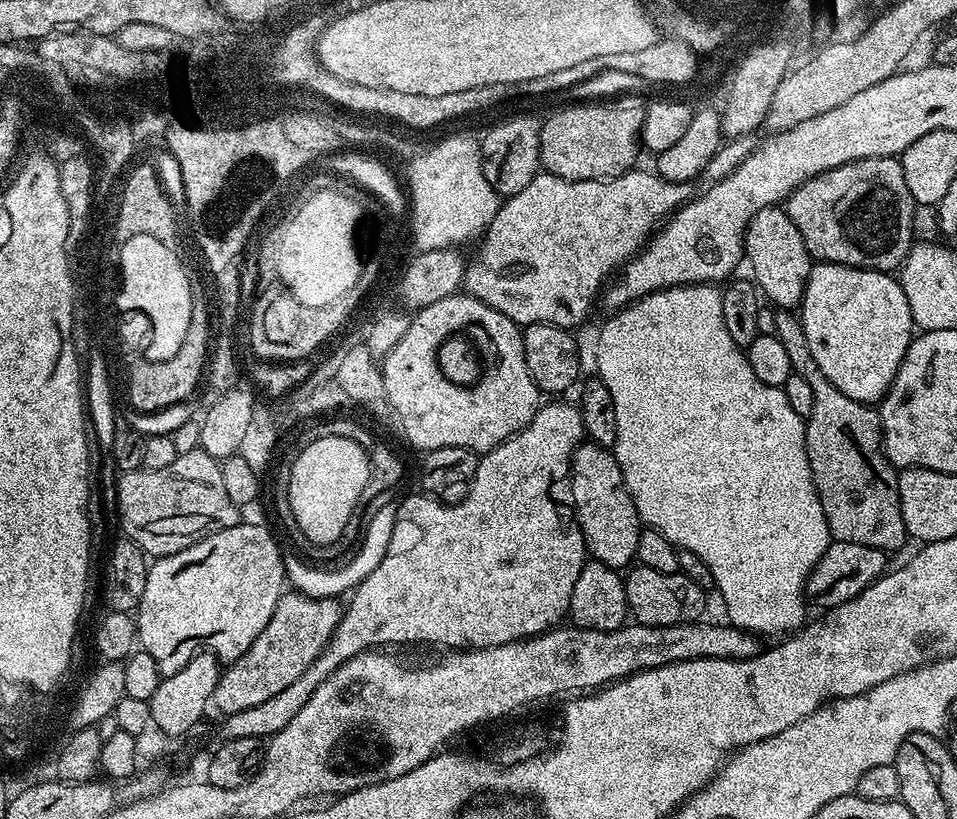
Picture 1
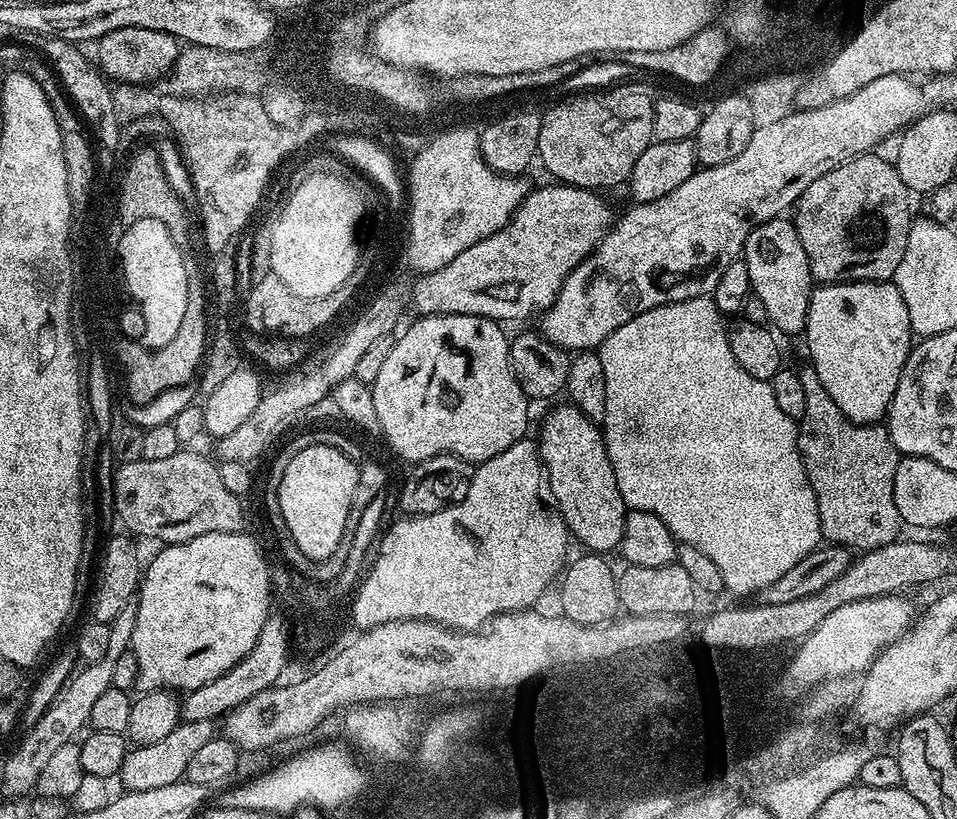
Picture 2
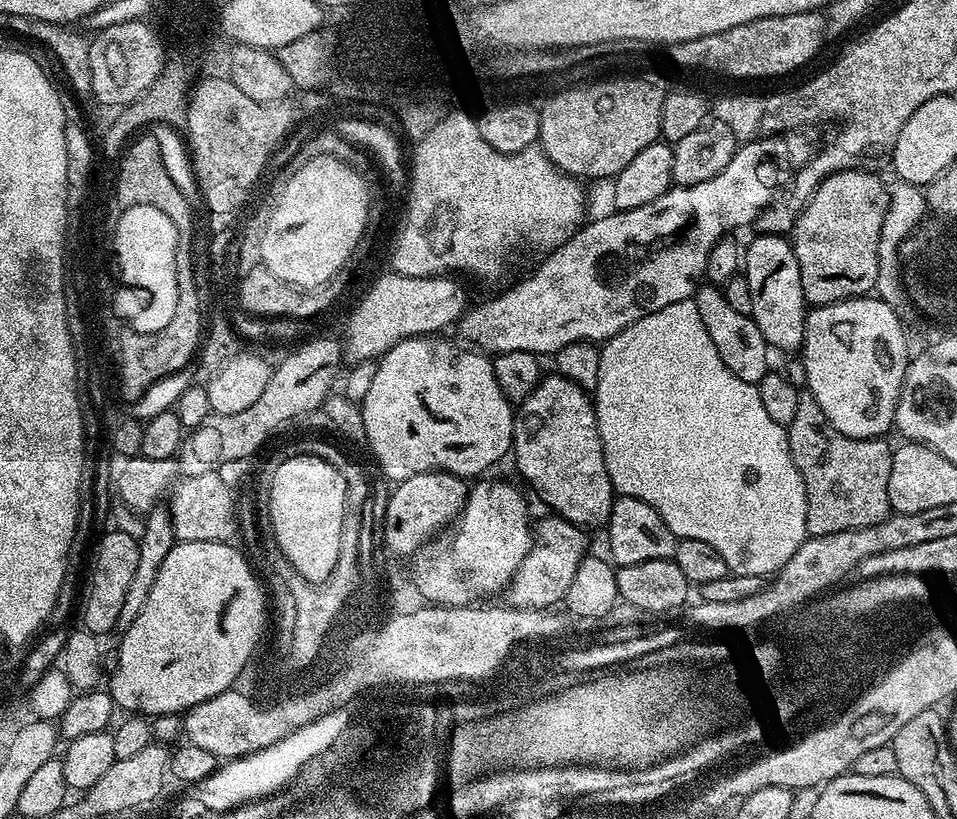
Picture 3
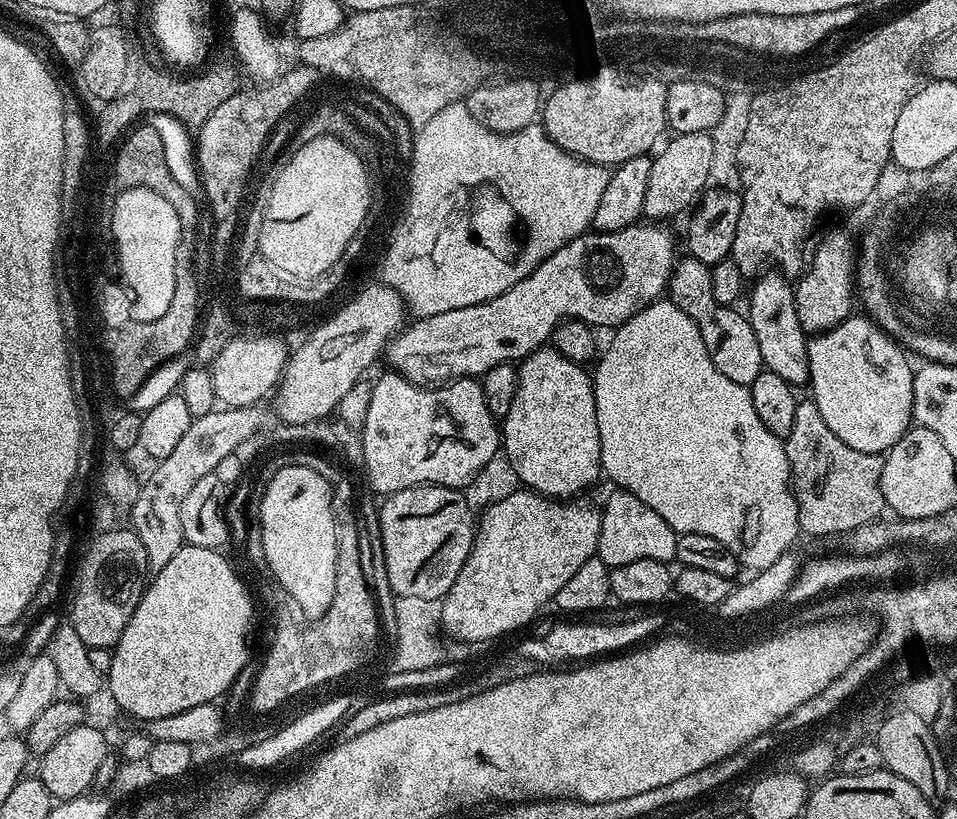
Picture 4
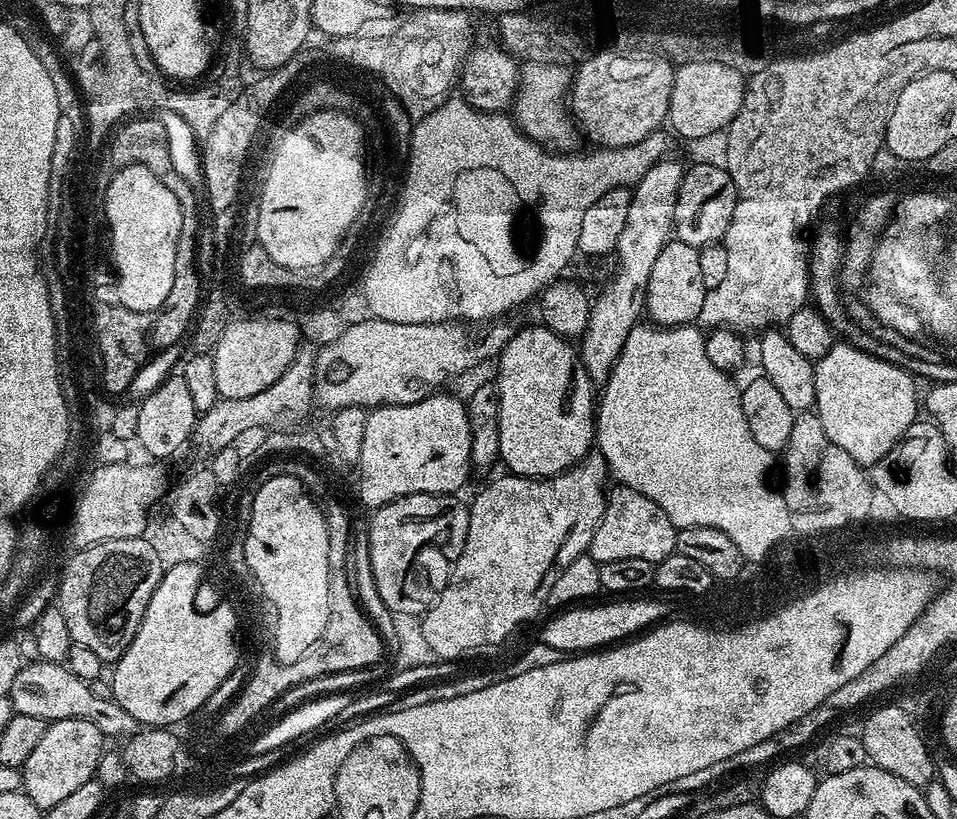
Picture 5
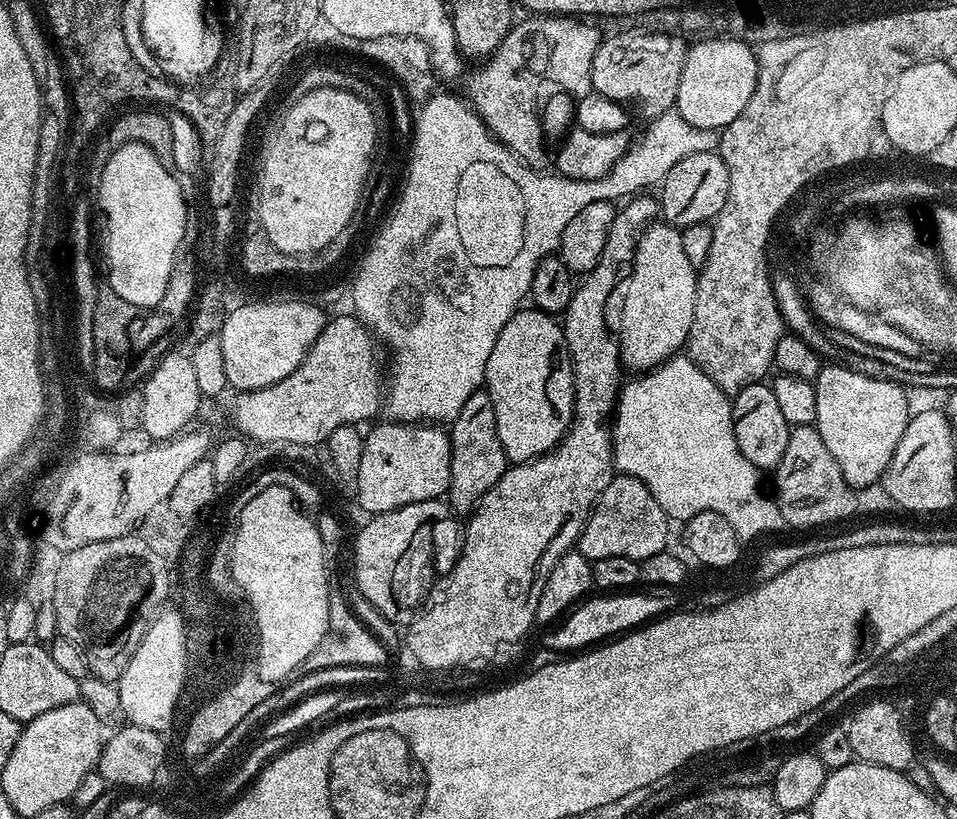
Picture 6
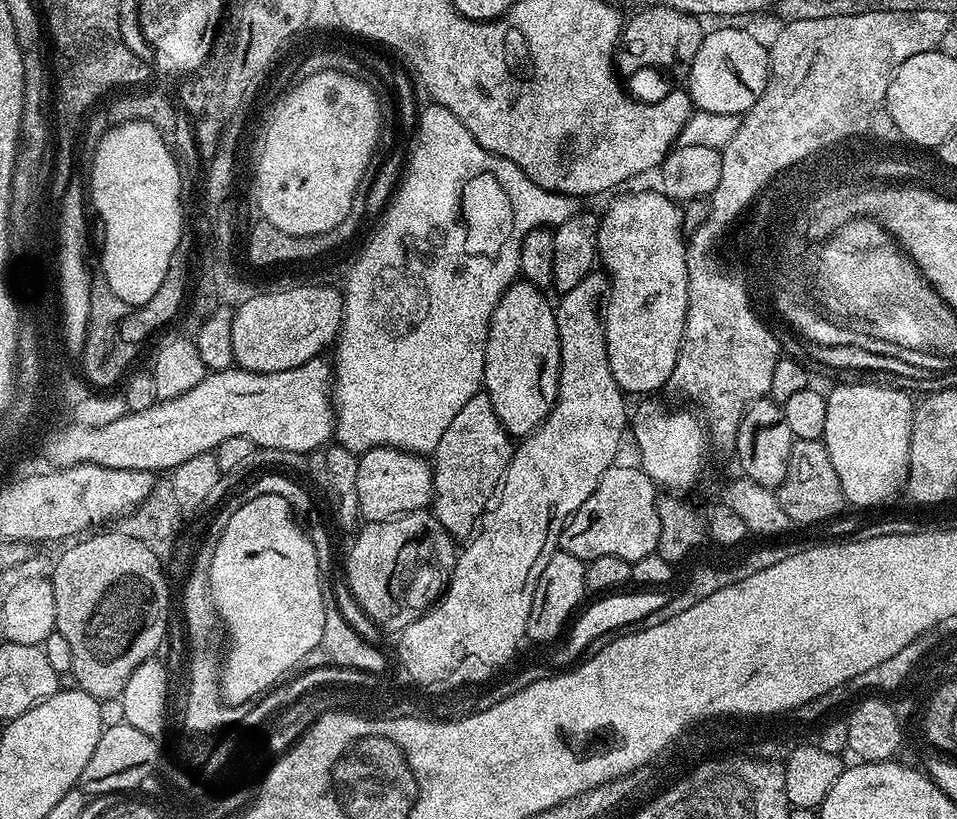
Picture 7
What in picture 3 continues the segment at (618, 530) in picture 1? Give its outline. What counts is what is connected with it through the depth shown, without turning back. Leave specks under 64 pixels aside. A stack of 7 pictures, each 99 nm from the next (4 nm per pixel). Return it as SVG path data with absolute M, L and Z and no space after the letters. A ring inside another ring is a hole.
M559 374L551 375L545 375L540 385L515 409L512 452L516 456L516 468L521 478L552 507L549 509L555 515L585 530L593 530L599 524L600 527L607 525L614 499L610 474L606 474L606 458L596 421L596 406L593 397L573 380Z

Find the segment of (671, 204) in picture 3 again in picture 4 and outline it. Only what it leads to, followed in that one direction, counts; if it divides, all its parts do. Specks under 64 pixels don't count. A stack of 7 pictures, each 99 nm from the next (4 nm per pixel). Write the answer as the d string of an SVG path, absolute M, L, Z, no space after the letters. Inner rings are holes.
M637 222L617 232L585 232L550 254L550 258L543 260L531 274L522 278L522 282L498 294L498 298L413 319L389 340L386 349L387 367L405 376L412 384L422 388L438 388L454 380L483 377L485 372L499 364L523 360L530 353L545 347L551 341L556 327L565 320L581 320L597 329L619 328L634 314L668 292L668 282L678 263L678 255L676 240L671 230L664 227L668 226L660 222Z

